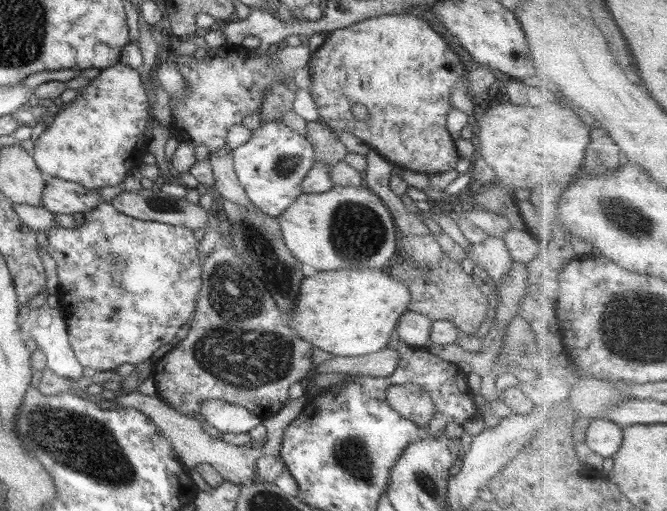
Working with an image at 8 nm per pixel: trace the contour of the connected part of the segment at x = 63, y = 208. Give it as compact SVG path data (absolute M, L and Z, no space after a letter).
M50 175L45 176L45 181L42 206L55 215L72 214L78 217L105 202L97 189L83 188L80 184Z

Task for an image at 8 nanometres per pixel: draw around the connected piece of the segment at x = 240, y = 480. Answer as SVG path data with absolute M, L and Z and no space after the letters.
M135 390L119 394L116 398L118 405L134 408L143 412L148 418L162 431L164 437L168 437L168 443L172 443L174 447L174 455L176 459L182 463L183 467L192 469L197 464L211 464L222 476L226 482L232 482L237 485L255 482L257 479L256 462L264 453L261 445L239 447L228 444L222 439L216 439L206 433L197 419L178 413L174 408L162 402L158 396L146 396Z

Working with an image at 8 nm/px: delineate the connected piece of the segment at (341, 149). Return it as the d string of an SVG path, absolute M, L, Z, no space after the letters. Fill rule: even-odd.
M319 121L307 122L307 138L310 140L313 148L317 148L323 154L319 162L330 163L332 165L345 160L348 155L346 146L339 140L337 134L326 124Z

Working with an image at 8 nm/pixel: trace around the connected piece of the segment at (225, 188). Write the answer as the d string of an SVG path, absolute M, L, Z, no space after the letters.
M224 144L224 148L210 152L208 159L212 165L215 180L213 187L225 200L248 208L252 203L247 198L234 170L233 154L230 146Z

